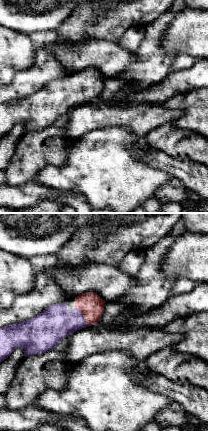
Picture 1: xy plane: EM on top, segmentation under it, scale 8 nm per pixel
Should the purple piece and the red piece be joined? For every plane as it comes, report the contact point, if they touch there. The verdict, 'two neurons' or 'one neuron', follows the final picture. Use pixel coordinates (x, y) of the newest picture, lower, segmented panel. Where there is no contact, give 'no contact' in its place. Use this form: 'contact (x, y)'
contact (83, 316)

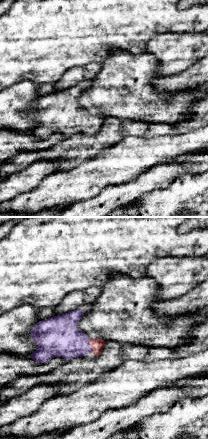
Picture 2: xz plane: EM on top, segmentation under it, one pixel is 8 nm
contact (89, 345)

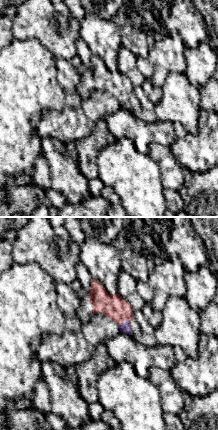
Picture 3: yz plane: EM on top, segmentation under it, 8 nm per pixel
contact (124, 321)

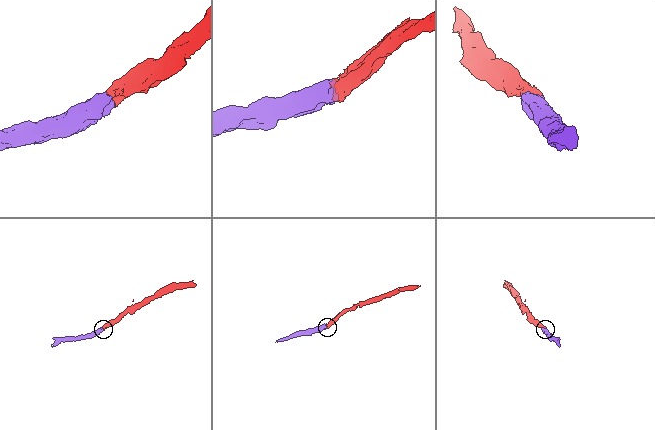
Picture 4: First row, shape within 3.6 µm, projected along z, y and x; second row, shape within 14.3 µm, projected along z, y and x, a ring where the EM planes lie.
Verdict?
one neuron

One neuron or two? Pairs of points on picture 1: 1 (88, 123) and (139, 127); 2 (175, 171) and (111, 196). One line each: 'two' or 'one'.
1: one
2: two

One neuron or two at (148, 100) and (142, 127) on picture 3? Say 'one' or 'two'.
two

